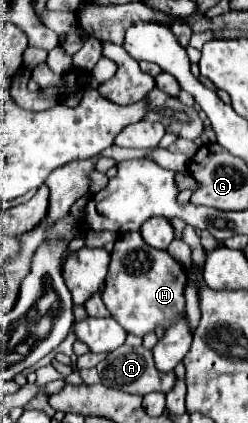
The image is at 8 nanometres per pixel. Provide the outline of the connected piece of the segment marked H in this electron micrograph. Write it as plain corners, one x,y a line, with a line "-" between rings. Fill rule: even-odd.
131,233
115,241
101,299
127,333
143,337
157,325
161,325
163,329
169,327
171,321
175,321
183,313
185,283
185,269
167,251
147,245
141,233

